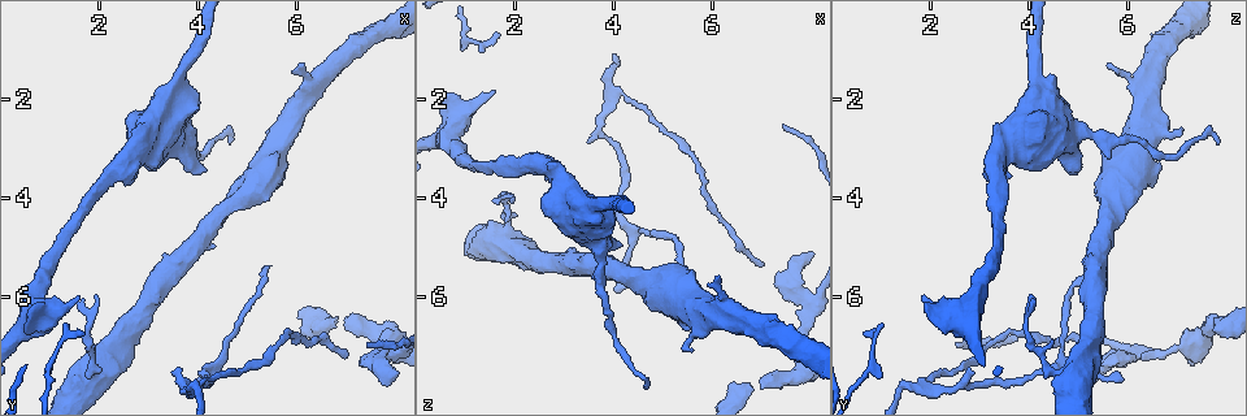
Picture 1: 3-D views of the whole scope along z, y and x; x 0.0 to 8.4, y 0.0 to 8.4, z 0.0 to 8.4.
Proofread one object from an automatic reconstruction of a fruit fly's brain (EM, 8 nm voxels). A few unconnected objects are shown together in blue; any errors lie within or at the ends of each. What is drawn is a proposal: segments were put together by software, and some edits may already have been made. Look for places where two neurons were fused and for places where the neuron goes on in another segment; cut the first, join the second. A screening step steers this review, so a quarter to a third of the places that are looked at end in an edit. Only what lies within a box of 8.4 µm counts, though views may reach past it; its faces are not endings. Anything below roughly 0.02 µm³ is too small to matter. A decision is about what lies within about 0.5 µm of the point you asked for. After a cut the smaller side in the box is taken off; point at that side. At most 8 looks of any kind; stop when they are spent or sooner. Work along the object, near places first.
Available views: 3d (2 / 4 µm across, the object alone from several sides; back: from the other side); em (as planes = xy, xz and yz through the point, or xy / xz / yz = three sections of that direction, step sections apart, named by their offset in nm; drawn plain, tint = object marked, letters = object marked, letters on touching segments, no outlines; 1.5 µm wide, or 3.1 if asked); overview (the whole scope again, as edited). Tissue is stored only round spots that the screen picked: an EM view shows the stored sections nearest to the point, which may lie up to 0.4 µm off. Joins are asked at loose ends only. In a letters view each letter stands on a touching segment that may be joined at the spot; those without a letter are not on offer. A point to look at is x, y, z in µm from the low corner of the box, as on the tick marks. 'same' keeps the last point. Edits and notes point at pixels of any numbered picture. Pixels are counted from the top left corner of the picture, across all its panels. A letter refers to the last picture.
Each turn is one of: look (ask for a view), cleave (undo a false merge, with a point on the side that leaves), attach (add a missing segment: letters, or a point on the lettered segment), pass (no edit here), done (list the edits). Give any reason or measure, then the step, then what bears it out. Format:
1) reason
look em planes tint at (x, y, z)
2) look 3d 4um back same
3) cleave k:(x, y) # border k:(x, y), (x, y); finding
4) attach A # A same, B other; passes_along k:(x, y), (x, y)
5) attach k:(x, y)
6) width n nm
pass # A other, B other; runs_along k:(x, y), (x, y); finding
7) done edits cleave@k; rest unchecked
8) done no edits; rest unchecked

look em planes letters at (2.00, 6.00, 4.05)

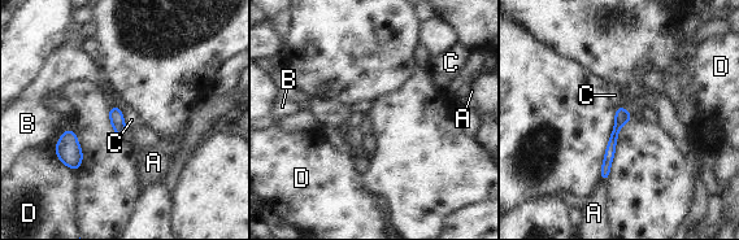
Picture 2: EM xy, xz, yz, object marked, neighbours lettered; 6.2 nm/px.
width 90 nm
pass # A other, B other, C other, D other; none of them fits

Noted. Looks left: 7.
tapers out
look em xz step 4 letters at (4.05, 7.60, 5.90)

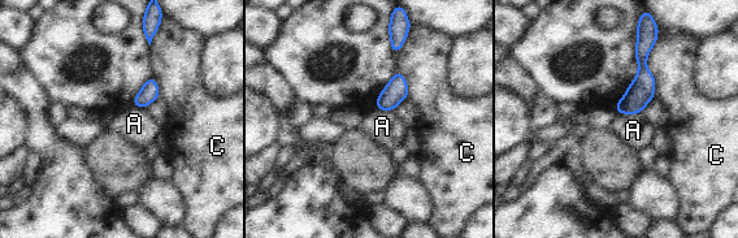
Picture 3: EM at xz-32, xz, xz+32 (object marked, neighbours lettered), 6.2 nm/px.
pass # A other, C other; runs_along 3:(646, 43), (642, 89), (621, 109); no lettered segment goes on from it

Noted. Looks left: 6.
free end
look em yz step 8 plain at (5.55, 2.65, 7.10)

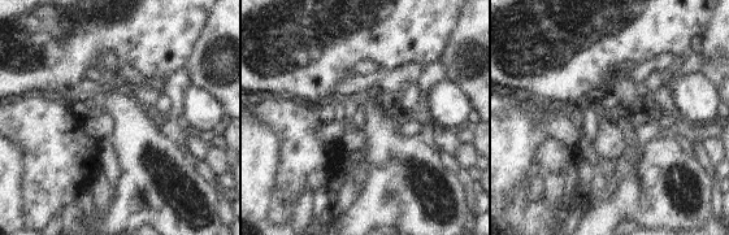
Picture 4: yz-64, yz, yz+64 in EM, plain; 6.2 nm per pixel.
where the object lies
look em yz step 8 tint same

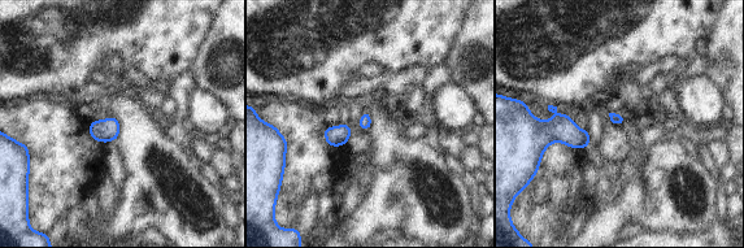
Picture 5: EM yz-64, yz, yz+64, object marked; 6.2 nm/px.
look em yz step 8 letters same

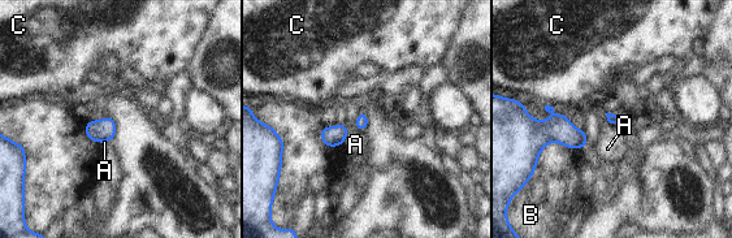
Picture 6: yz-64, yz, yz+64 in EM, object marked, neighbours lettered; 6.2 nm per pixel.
pass # A other, B other, C other; border 6:(349, 125), (346, 138), (341, 145); none of them fits

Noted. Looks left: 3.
done no edits; rest unchecked

